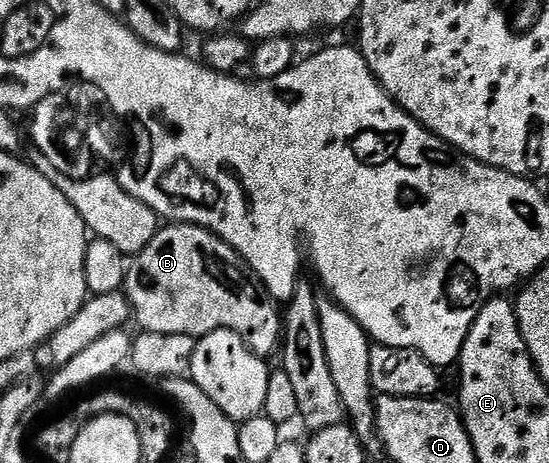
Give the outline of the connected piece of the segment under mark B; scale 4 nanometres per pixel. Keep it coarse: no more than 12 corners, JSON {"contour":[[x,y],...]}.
{"contour":[[170,222],[133,257],[137,327],[227,328],[263,358],[279,305],[207,228]]}

